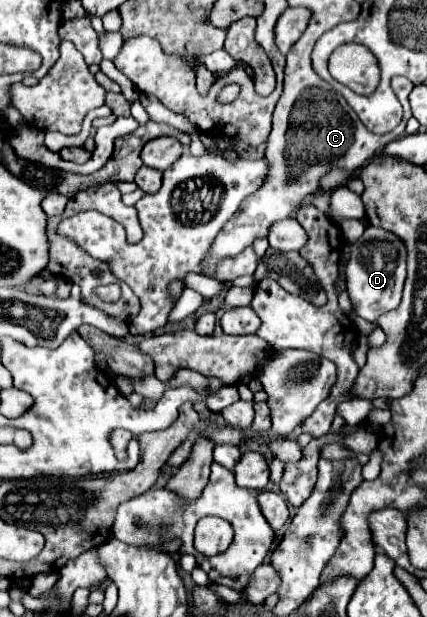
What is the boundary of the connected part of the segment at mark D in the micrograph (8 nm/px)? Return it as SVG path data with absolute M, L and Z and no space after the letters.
M367 227L359 241L351 245L351 261L347 263L347 293L353 303L353 311L367 321L377 321L383 313L393 311L401 301L405 277L403 243L381 227Z

